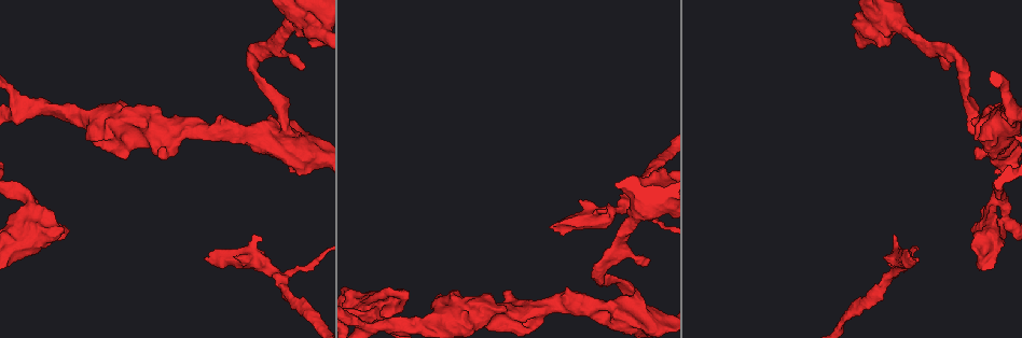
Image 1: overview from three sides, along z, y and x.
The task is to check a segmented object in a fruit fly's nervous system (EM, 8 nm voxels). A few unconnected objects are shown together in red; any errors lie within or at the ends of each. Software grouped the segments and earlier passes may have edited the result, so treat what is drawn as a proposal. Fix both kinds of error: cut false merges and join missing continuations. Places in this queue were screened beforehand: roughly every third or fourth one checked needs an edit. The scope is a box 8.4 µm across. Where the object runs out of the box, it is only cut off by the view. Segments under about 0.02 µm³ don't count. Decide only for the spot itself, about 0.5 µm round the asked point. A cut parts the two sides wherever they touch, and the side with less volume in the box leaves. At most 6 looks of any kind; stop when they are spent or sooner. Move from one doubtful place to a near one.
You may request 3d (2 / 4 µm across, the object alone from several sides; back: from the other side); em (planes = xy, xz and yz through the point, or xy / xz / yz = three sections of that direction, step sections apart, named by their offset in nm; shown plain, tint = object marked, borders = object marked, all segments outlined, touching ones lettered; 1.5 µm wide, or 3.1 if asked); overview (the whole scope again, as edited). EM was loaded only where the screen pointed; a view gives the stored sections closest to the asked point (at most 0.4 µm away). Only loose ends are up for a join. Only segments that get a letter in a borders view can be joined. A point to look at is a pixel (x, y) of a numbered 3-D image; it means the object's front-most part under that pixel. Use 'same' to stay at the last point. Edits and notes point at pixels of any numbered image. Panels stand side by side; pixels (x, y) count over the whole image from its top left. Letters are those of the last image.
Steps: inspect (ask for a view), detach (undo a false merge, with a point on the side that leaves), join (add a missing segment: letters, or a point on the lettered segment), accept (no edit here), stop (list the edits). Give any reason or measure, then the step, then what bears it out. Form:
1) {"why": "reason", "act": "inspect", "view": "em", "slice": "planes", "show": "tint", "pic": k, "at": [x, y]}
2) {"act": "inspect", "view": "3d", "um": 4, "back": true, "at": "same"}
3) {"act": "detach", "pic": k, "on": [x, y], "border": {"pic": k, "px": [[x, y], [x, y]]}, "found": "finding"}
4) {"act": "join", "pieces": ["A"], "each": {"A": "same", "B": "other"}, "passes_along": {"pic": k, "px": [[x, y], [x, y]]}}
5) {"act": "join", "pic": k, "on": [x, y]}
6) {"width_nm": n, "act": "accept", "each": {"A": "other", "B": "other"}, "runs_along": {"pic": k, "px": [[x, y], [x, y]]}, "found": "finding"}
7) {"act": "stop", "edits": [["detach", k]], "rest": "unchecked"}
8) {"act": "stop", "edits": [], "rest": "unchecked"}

{"why": "sharp bend", "act": "inspect", "view": "em", "slice": "xz", "step": 8, "show": "tint", "pic": 1, "at": [625, 298]}

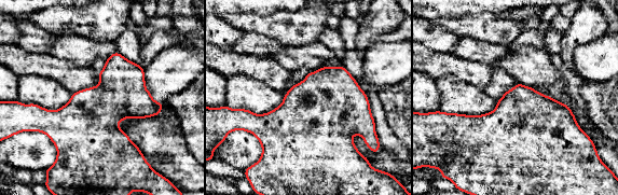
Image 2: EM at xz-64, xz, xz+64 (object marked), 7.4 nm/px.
{"act": "inspect", "view": "em", "slice": "planes", "show": "borders", "at": "same"}

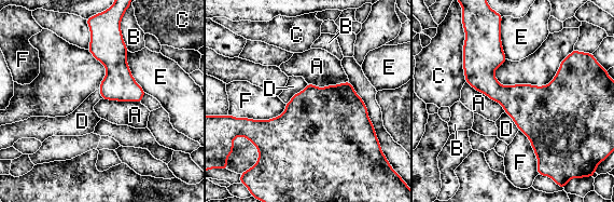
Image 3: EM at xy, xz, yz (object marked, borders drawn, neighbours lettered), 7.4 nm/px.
{"act": "accept", "each": {"A": "other", "B": "other", "C": "other", "D": "other", "E": "other", "F": "other"}, "found": "one neuron here"}

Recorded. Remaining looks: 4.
{"why": "an open end", "act": "inspect", "view": "em", "slice": "planes", "show": "borders", "pic": 1, "at": [894, 238]}

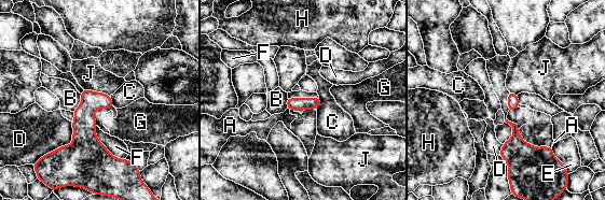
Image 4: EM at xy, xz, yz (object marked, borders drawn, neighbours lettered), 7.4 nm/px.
{"act": "accept", "each": {"A": "other", "B": "other", "C": "other", "D": "other", "E": "other", "F": "other", "G": "other", "H": "other", "J": "other"}, "border": {"pic": 4, "px": [[83, 88], [102, 91], [110, 96]]}, "found": "none of them fits"}

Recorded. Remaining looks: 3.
{"why": "thick turns thin", "act": "inspect", "view": "3d", "um": 4, "pic": 1, "at": [31, 233]}

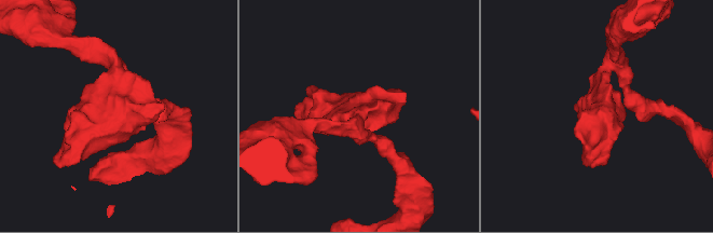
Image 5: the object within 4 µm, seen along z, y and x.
{"why": "need the tissue", "act": "inspect", "view": "em", "slice": "yz", "step": 4, "show": "tint", "pic": 5, "at": [115, 114]}

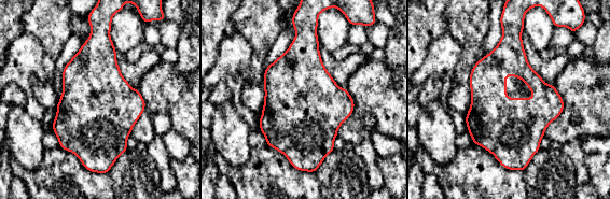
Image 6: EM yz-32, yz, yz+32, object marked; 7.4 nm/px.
{"why": "cut it another way", "act": "inspect", "view": "em", "slice": "planes", "show": "borders", "at": "same"}

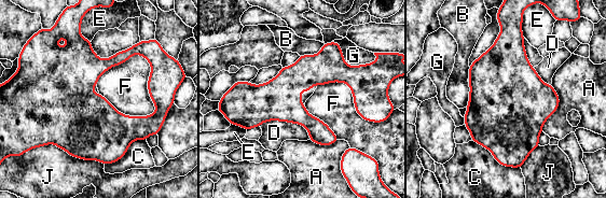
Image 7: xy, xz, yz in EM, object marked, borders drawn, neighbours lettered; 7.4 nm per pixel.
{"act": "accept", "each": {"A": "other", "B": "other", "C": "other", "D": "other", "E": "other", "F": "other", "G": "other", "J": "other"}, "border": {"pic": 7, "px": [[96, 82], [141, 55], [156, 109]]}, "found": "one neuron here"}

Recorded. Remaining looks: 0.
{"act": "stop", "edits": [], "rest": "unchecked"}

